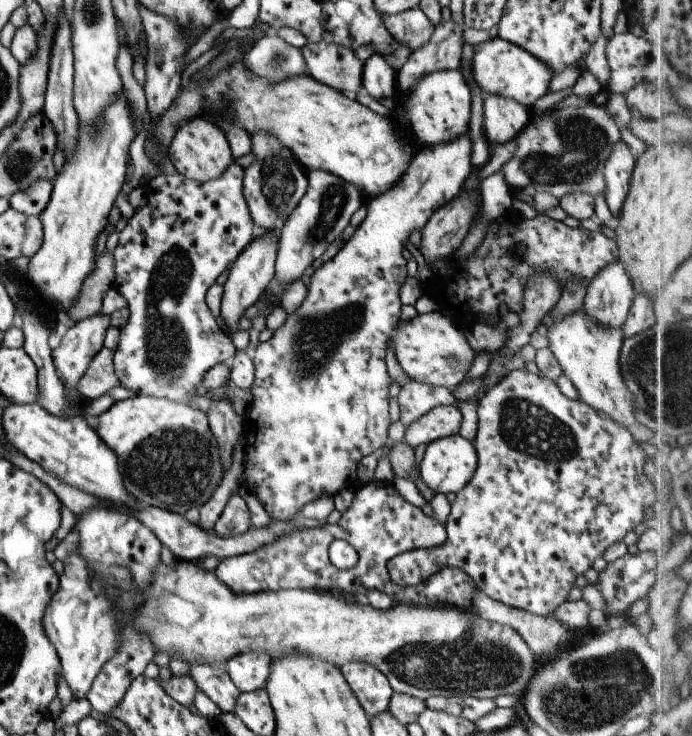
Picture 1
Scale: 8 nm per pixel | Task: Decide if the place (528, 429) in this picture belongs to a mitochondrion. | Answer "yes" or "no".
yes

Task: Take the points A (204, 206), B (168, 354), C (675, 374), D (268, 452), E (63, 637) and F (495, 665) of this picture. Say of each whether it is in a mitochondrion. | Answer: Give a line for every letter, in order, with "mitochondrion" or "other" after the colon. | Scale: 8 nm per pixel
A: other
B: mitochondrion
C: mitochondrion
D: other
E: other
F: mitochondrion

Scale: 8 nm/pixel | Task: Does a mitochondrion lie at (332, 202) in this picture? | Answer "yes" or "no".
yes

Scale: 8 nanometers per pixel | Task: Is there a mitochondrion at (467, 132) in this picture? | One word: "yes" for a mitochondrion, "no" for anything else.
no

